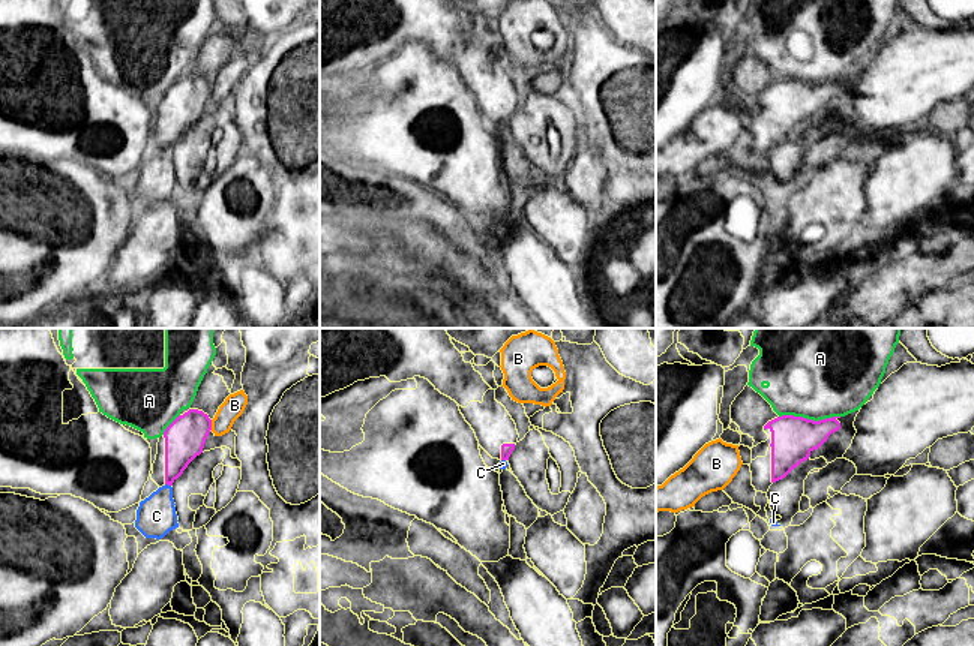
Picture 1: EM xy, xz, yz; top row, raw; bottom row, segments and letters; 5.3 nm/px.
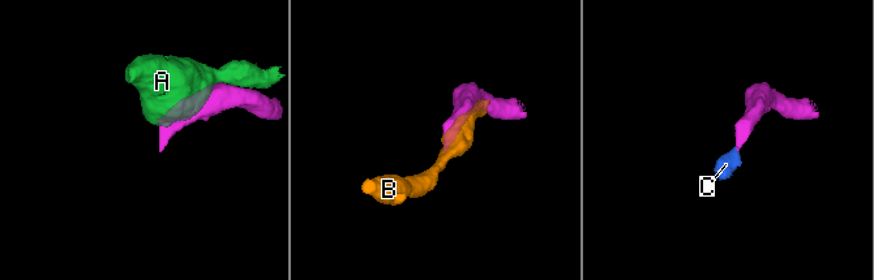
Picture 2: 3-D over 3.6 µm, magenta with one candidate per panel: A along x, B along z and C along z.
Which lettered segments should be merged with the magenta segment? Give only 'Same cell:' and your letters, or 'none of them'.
Same cell: none of them

